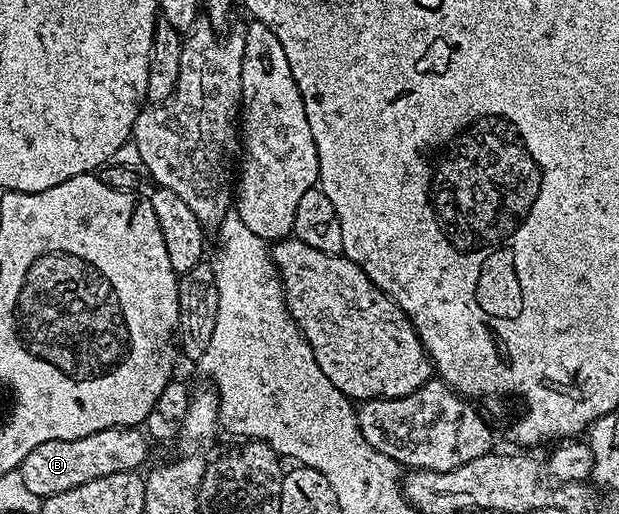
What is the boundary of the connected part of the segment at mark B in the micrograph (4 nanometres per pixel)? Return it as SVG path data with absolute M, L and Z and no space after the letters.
M142 427L106 428L97 434L72 440L50 440L41 442L29 450L25 462L17 469L25 487L40 498L61 494L61 490L73 490L84 482L93 482L93 478L105 478L105 474L121 474L142 469L147 460L149 437Z

